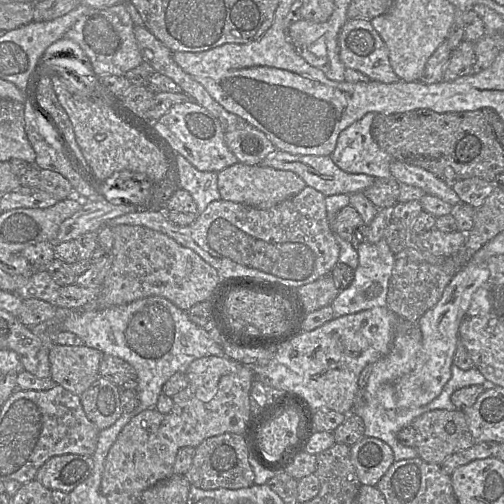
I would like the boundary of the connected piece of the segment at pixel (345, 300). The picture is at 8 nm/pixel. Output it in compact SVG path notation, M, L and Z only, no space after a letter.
M384 238L374 244L366 241L360 242L356 249L358 251L359 264L354 271L354 279L351 284L347 288L340 290L331 303L334 318L374 307L386 306L389 279L396 261L395 254L391 251Z

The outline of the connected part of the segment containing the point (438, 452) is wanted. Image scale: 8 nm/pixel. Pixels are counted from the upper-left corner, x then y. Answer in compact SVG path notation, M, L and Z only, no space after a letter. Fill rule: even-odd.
M432 410L415 418L411 426L416 431L415 449L418 457L427 463L441 465L448 456L466 450L475 444L462 410Z

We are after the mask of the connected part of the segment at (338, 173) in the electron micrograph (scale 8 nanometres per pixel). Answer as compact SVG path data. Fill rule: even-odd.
M276 149L259 164L292 171L304 180L306 186L324 196L362 192L375 181L370 175L343 171L327 155L297 155Z

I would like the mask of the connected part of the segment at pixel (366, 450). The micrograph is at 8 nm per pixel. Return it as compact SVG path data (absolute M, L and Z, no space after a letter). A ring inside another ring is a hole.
M363 437L350 446L350 458L362 485L376 486L395 462L391 447L375 437Z

